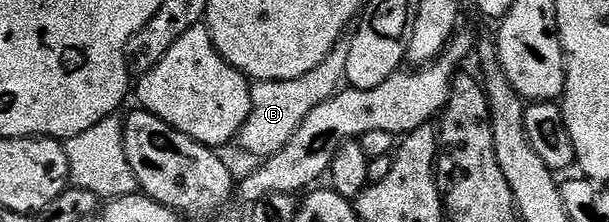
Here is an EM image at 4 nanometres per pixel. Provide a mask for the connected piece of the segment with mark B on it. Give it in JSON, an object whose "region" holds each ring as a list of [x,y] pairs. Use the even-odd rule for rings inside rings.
{"region":[[[346,30],[339,38],[339,42],[335,42],[331,54],[327,54],[327,58],[323,58],[323,62],[319,66],[315,66],[315,70],[311,70],[311,74],[294,74],[290,80],[266,78],[254,83],[249,90],[251,94],[251,114],[245,125],[241,127],[239,144],[242,144],[251,155],[261,156],[260,158],[271,157],[279,150],[283,150],[283,146],[287,146],[287,142],[291,142],[291,134],[295,134],[295,130],[299,130],[303,118],[307,118],[307,114],[311,114],[311,110],[315,110],[315,106],[327,102],[342,91],[343,85],[346,83],[347,57],[351,55],[352,41],[353,32]]]}

